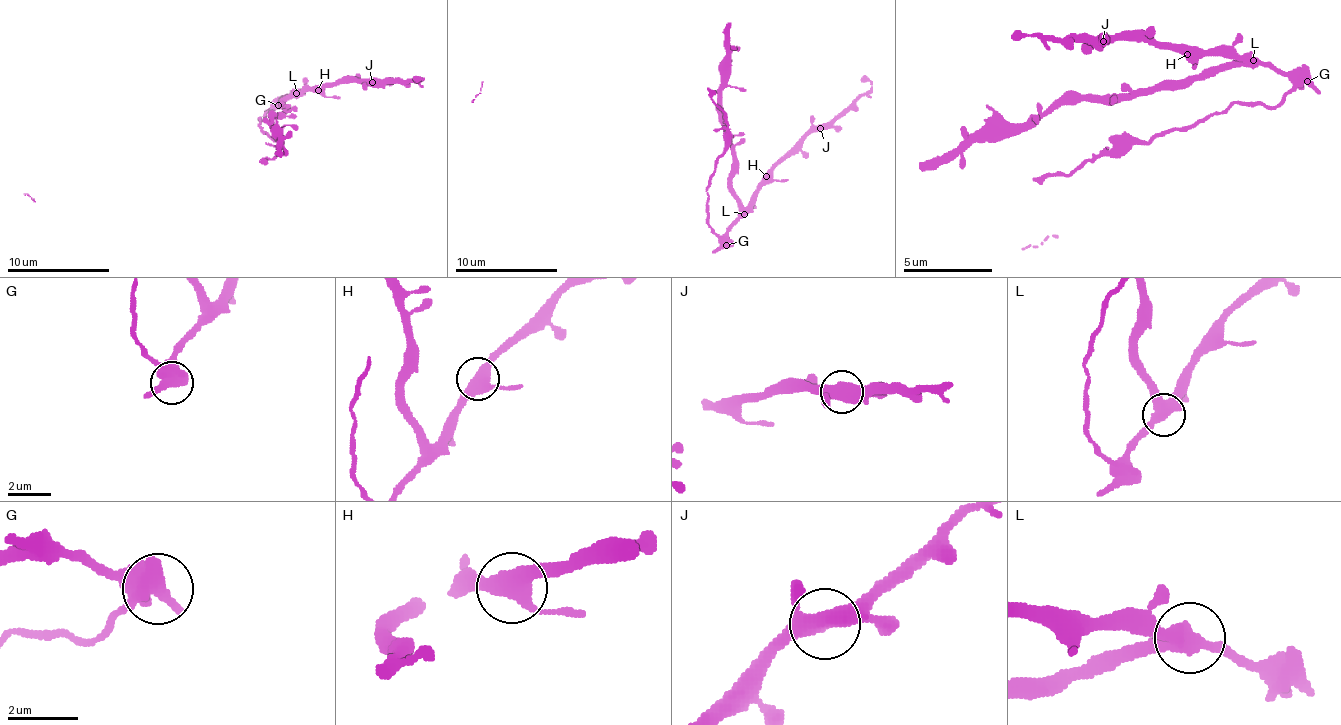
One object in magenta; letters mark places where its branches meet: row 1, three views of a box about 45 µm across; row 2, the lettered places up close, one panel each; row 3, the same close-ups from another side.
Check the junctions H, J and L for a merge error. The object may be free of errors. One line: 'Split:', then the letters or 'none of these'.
Split: L

